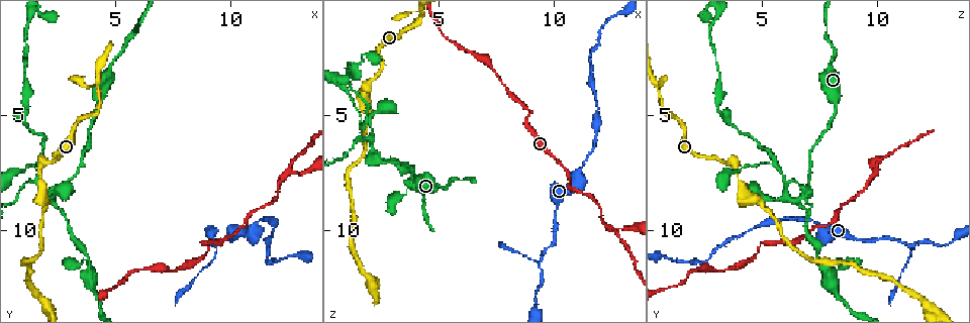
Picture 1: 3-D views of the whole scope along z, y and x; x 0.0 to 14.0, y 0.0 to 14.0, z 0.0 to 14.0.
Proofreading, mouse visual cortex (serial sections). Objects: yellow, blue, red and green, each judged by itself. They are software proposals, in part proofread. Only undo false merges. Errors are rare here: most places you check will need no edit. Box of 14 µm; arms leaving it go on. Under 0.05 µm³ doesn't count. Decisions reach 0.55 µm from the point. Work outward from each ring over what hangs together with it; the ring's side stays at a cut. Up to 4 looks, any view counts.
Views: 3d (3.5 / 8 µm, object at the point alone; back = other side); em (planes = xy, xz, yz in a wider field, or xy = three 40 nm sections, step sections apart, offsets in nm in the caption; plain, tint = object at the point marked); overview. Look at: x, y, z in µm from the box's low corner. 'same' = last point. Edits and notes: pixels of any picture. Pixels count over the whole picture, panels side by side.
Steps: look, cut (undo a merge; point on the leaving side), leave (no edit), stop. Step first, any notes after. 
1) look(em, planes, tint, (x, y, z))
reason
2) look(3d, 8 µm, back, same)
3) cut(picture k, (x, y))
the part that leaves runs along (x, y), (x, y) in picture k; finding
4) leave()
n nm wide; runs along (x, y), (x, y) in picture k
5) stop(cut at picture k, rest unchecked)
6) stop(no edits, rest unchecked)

look(3d, 3.5 µm, (12.5, 7.4, 10.0))
two arms in line, one across

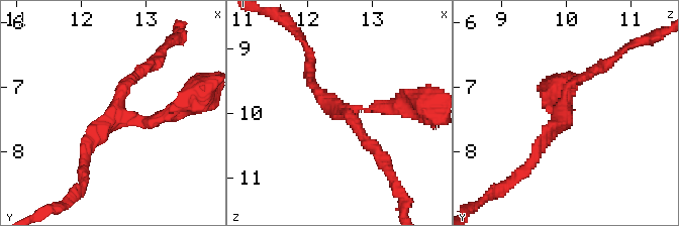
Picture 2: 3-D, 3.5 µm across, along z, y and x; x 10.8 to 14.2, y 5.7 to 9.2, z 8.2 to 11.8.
look(em, xy, step 2, tint, (12.50, 7.40, 10.00))
3 arms; arms of 150, 150, 200 nm

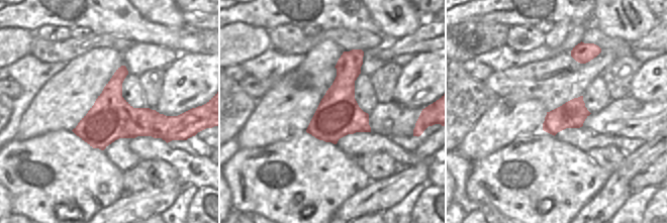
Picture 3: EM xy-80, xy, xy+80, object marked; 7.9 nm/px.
leave()
runs along (82, 163), (116, 114), (151, 123), (178, 110) in picture 2; one cell here

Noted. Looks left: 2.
look(3d, 3.5 µm, (2.1, 8.6, 6.6))
abrupt turn

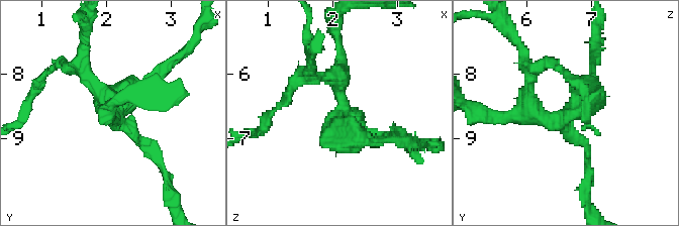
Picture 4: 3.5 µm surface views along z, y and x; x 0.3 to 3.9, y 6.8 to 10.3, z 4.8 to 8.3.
look(em, xy, step 5, tint, (2.15, 8.70, 6.50))
4 arms; arms of 150, 200, 200, 300 nm

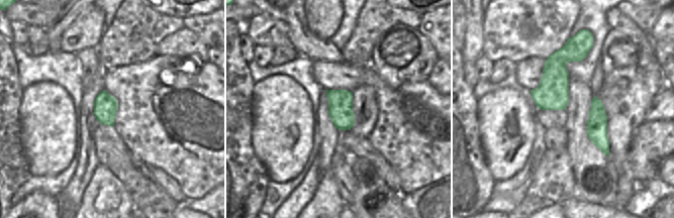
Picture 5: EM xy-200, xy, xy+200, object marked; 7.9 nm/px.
leave()
runs along (373, 142), (338, 129), (338, 78), (316, 78) in picture 4; all the same cell

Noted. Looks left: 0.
stop(no edits, rest unchecked)

